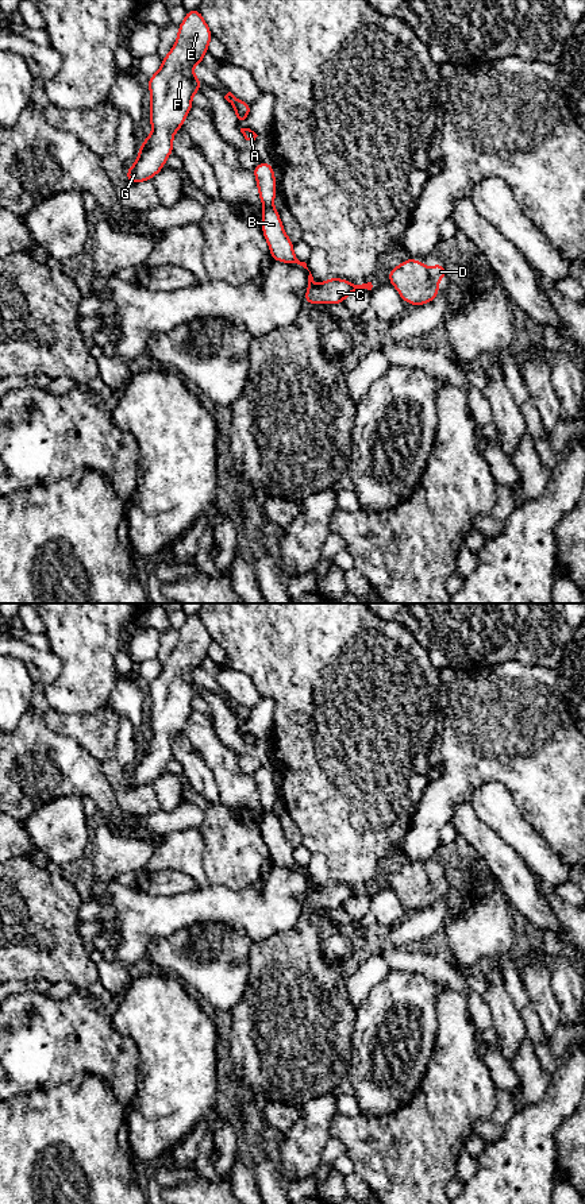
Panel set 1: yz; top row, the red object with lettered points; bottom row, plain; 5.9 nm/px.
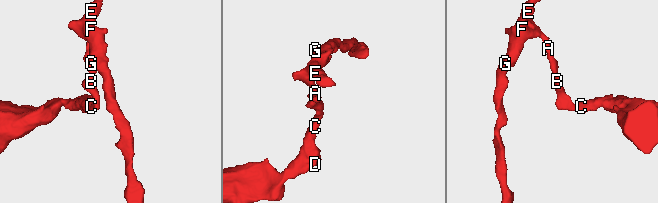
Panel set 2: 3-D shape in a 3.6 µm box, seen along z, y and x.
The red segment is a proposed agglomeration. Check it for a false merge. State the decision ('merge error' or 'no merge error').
merge error

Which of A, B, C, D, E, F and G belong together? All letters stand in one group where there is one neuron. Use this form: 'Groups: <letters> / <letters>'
Groups: A E F G / B C D

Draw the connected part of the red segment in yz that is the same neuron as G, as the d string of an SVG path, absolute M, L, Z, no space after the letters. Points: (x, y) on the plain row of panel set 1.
M199 614L188 615L178 630L174 652L162 664L161 674L149 682L151 710L150 741L142 746L136 767L127 775L131 788L151 784L163 773L173 757L173 740L182 732L192 710L192 701L200 696L200 686L192 672L203 668L212 637Z

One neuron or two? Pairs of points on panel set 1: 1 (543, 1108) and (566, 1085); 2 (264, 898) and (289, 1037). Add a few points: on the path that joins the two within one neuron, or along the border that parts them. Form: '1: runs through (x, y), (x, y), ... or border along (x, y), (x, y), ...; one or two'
1: runs through (549, 1104), (562, 1091); one
2: border along (297, 918), (292, 926), (253, 941); two

